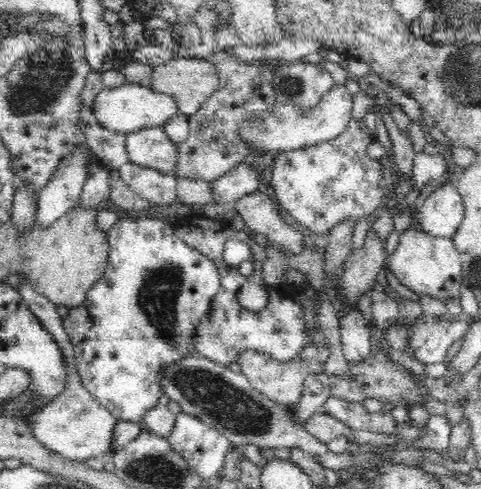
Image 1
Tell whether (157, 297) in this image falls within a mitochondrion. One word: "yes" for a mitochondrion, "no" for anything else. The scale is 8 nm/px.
yes

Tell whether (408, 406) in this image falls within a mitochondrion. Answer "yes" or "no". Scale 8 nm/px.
no

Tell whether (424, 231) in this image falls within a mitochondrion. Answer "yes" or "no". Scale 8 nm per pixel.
no

